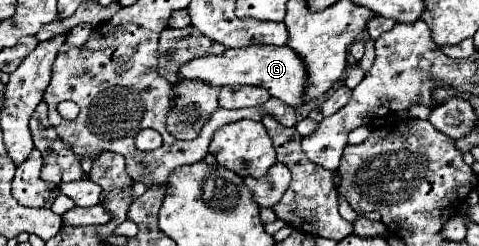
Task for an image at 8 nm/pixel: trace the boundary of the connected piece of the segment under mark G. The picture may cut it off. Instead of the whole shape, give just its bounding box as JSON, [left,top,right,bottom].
[178,45,306,107]

